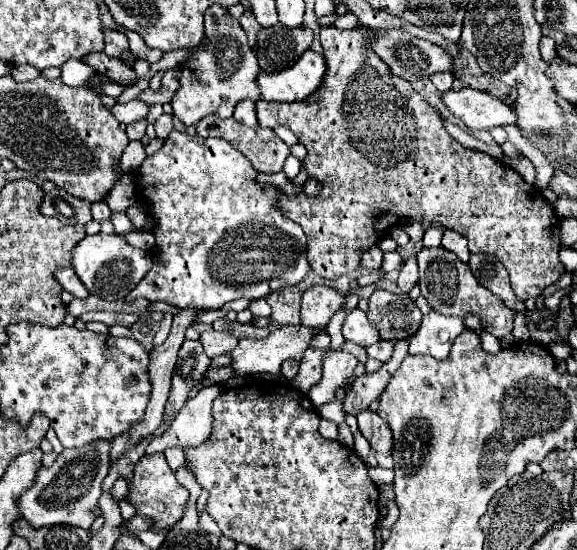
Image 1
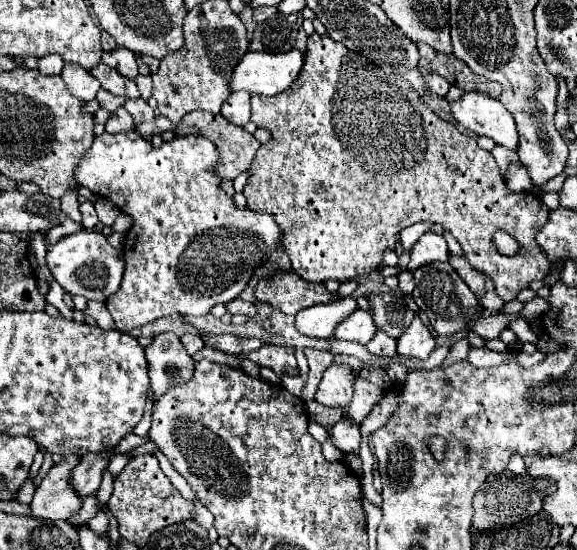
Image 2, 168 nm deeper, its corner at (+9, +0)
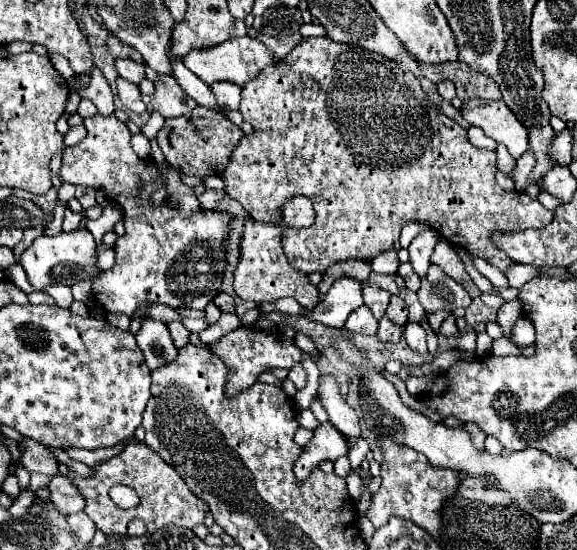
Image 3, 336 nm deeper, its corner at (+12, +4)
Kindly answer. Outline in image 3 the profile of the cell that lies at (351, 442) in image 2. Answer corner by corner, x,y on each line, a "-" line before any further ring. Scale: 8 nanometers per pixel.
326,421
314,429
314,437
296,461
294,475
298,481
304,481
310,475
310,469
320,465
320,461
336,461
340,455
348,455
348,451
348,441
344,441
344,437
340,437
340,431
332,429
332,423

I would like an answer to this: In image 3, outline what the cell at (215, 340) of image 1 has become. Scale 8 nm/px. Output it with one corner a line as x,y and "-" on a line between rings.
172,321
172,323
168,323
168,329
170,329
170,335
172,335
176,347
184,347
184,345
188,345
188,341
190,341
188,335
190,335
190,331
188,331
182,323

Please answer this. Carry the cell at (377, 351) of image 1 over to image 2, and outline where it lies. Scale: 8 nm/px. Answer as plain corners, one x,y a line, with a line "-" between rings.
377,331
375,337
367,343
367,349
369,349
373,355
389,357
389,355
395,355
395,353
397,353
397,339
389,337
389,335
383,333
383,331

